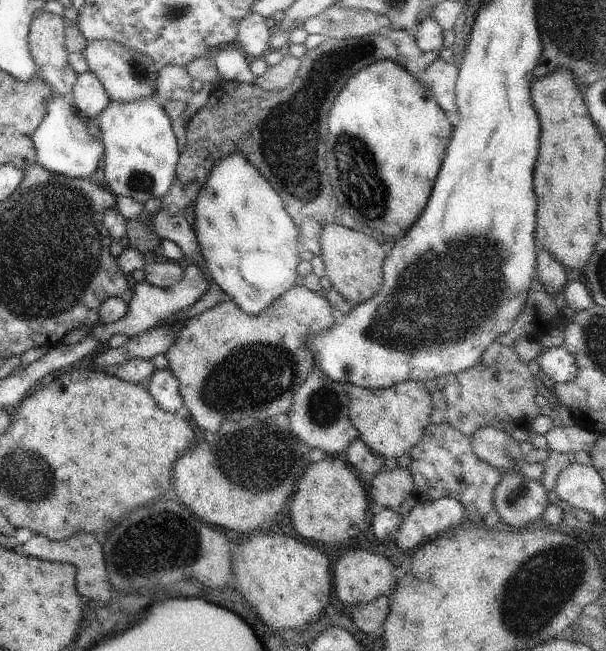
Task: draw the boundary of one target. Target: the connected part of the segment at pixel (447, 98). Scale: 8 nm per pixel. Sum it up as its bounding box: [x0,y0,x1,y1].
[421,59,459,113]

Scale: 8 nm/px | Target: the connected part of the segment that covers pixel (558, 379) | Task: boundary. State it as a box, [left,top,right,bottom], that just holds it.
[533,346,578,383]

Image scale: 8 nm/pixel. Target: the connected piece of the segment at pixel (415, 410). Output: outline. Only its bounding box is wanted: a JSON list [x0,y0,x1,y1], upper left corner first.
[348,382,434,458]

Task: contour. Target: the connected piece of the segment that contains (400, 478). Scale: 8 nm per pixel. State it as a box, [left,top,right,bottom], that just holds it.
[367,468,413,510]

